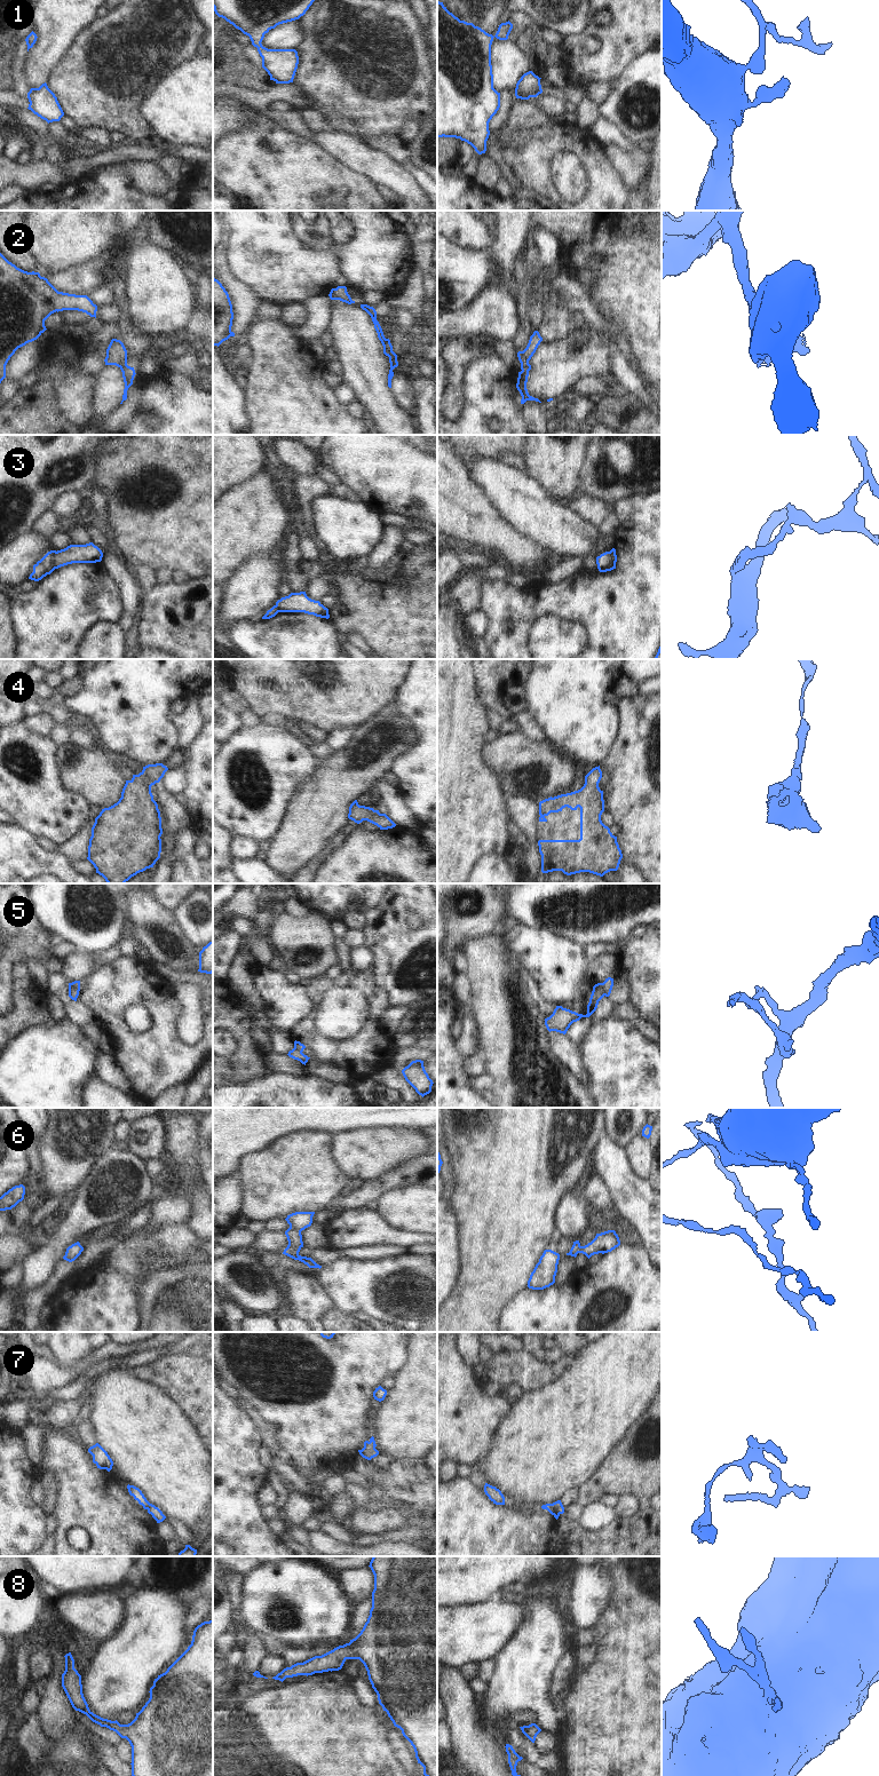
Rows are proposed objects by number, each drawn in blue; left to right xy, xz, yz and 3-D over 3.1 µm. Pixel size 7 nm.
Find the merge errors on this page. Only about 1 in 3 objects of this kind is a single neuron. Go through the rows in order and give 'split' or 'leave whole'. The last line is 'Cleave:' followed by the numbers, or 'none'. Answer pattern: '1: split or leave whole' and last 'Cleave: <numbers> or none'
1: leave whole
2: split
3: split
4: leave whole
5: split
6: leave whole
7: split
8: leave whole
Cleave: 2, 3, 5, 7

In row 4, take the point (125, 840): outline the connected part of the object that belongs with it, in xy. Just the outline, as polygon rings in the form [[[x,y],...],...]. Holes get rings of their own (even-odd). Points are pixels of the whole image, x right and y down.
[[[163,763],[148,764],[138,775],[133,775],[117,803],[102,809],[92,827],[87,859],[108,883],[125,883],[132,877],[153,867],[161,853],[161,817],[153,800],[151,786],[159,783],[168,770]]]

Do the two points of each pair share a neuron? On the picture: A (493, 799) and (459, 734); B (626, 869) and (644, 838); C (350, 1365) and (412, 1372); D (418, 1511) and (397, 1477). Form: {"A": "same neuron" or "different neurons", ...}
{"A": "same neuron", "B": "different neurons", "C": "different neurons", "D": "same neuron"}

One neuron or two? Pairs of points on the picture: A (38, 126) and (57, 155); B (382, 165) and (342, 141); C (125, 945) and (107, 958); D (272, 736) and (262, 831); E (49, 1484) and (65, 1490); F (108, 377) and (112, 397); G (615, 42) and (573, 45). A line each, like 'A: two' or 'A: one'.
A: one
B: one
C: two
D: one
E: two
F: one
G: one

